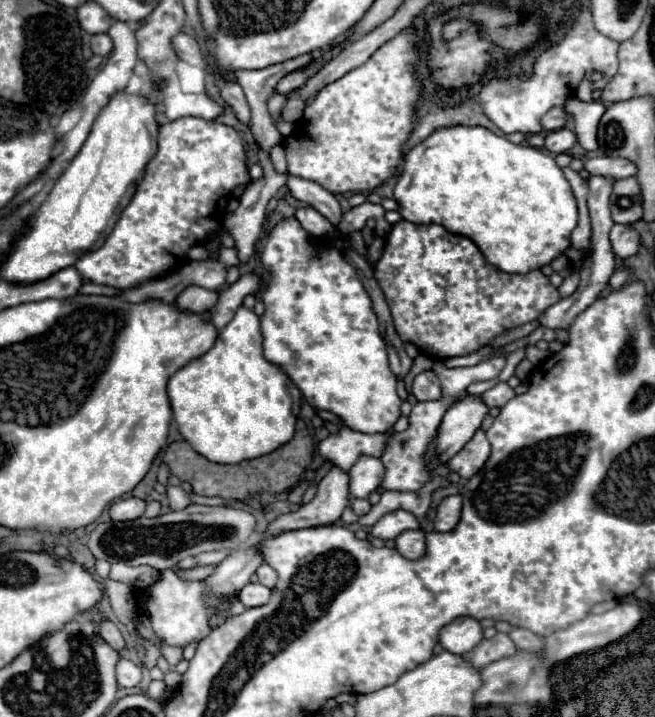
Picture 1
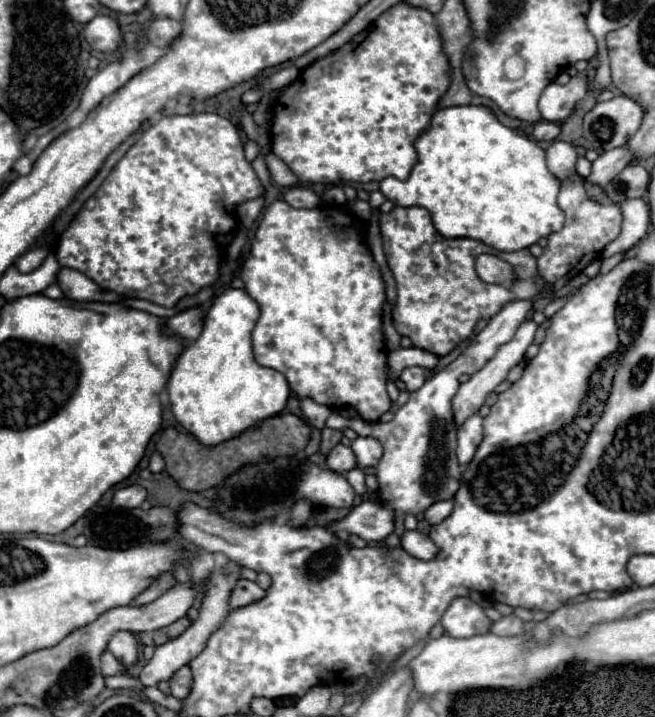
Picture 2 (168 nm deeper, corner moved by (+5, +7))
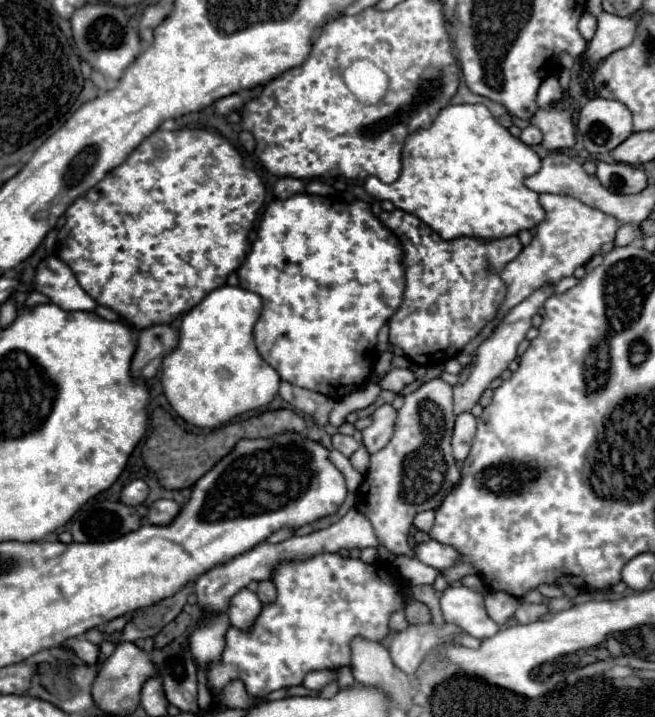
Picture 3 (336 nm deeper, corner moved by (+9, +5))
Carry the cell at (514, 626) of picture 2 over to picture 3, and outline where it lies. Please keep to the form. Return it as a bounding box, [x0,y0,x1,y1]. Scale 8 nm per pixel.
[514,603,550,623]

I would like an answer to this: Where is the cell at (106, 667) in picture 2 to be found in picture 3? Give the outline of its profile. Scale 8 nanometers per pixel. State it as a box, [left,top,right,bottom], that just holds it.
[68,637,100,663]

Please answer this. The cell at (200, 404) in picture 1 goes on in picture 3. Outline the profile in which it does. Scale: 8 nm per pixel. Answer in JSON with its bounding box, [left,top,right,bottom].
[162,285,280,429]

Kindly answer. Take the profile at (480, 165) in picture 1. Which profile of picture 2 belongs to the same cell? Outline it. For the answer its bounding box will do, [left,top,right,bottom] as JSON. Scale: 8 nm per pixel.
[380,107,564,251]

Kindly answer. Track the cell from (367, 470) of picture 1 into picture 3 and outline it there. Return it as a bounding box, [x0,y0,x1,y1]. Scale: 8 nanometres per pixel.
[362,405,396,453]

